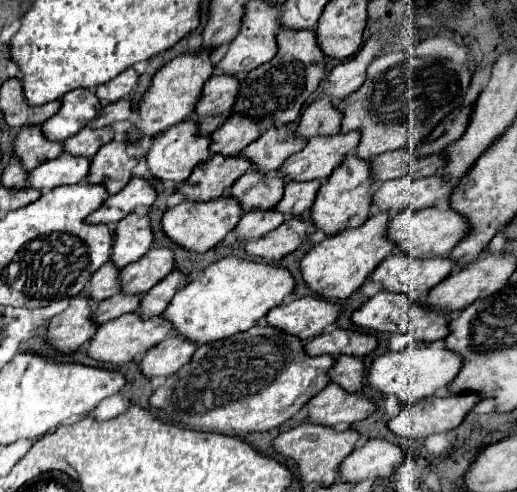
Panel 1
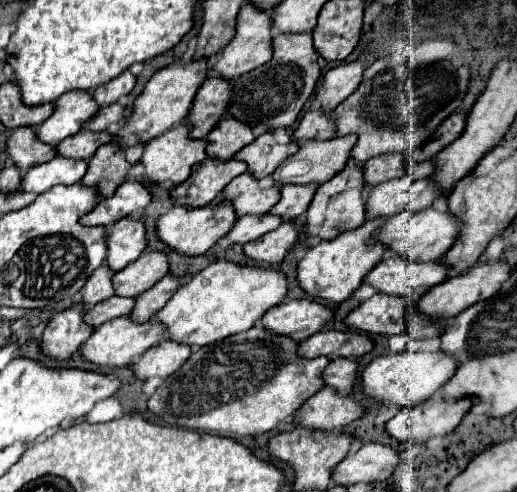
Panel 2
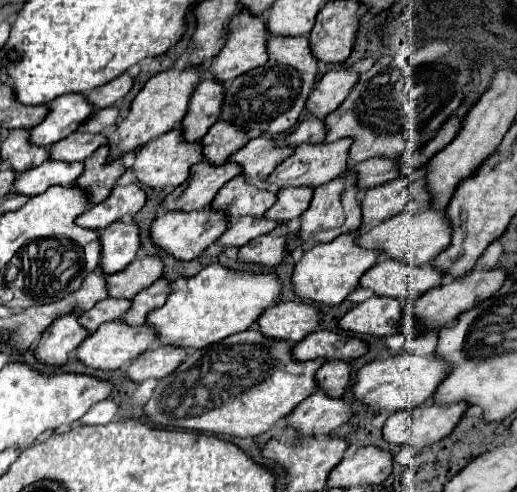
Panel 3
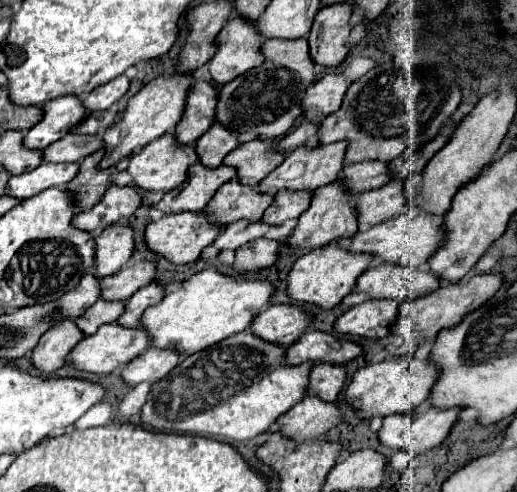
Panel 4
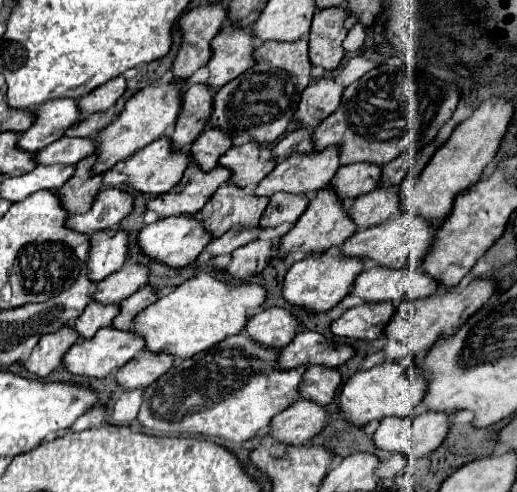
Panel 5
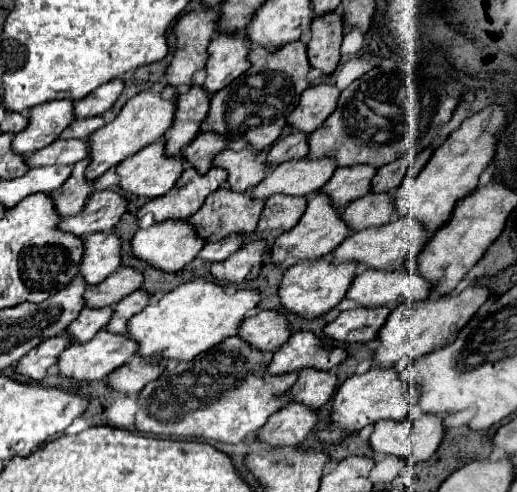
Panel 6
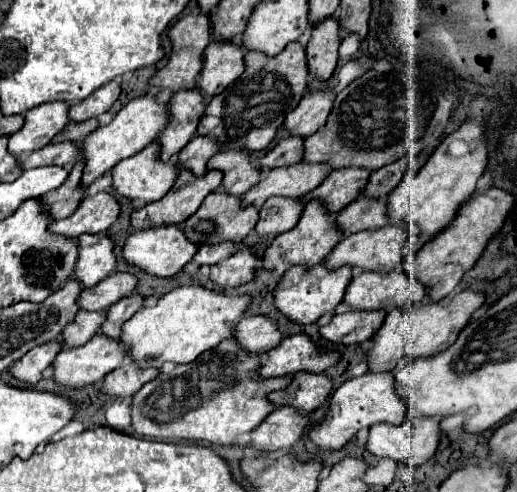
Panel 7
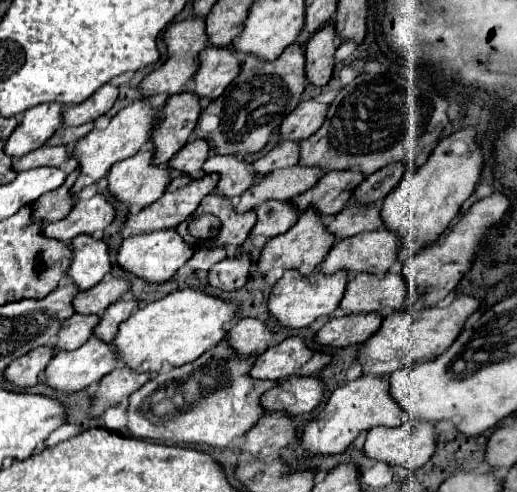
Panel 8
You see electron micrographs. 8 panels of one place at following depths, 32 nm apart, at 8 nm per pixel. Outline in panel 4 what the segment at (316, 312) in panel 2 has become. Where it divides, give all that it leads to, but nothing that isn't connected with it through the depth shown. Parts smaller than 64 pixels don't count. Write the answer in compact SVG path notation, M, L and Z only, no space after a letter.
M270 306L254 316L250 330L264 342L288 346L308 328L310 316L298 310L298 306Z

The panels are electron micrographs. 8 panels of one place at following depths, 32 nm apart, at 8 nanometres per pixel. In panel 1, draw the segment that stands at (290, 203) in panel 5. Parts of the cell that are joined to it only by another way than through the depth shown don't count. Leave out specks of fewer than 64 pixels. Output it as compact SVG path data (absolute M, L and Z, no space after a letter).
M312 180L312 182L288 182L284 186L284 196L282 200L274 206L274 210L282 212L282 214L290 214L290 216L298 216L310 210L312 200L320 188L320 180Z

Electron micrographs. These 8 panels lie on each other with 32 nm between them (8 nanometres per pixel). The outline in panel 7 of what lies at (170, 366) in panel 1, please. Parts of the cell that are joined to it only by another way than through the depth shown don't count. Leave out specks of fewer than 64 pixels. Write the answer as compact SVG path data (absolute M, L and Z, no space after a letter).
M122 360L116 370L112 370L100 386L100 392L108 398L130 398L134 392L138 392L146 382L150 382L158 370L154 368L136 368L130 360Z

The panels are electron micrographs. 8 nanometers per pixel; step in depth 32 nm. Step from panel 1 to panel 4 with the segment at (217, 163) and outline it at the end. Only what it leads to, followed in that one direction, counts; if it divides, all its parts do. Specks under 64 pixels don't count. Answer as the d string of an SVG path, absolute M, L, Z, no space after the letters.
M192 164L186 172L184 184L166 192L158 202L152 202L152 208L162 210L164 214L200 212L208 204L208 200L212 200L216 190L234 176L236 170L224 164L212 170L204 168L202 164Z

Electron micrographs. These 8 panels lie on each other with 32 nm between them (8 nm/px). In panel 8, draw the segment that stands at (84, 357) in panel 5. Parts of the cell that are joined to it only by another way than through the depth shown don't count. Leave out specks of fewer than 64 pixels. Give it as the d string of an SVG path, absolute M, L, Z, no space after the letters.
M90 338L72 352L56 354L44 370L44 382L58 392L72 394L100 382L116 364L118 360L112 346Z

